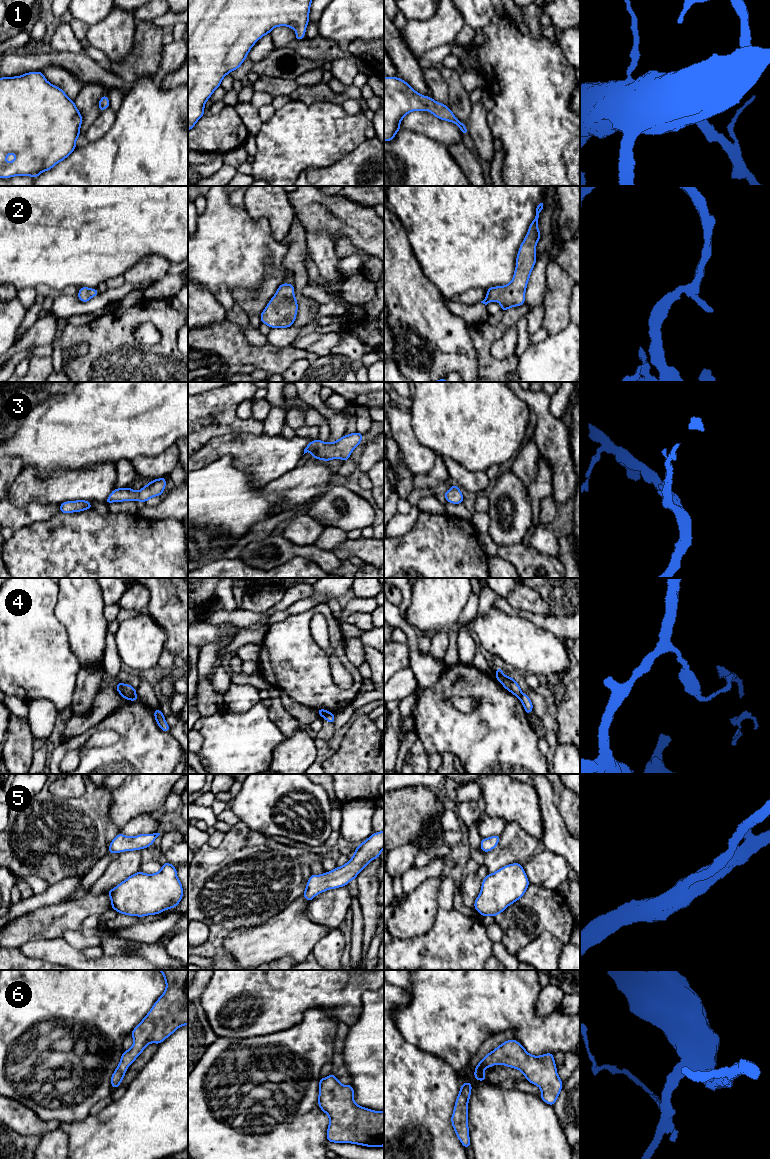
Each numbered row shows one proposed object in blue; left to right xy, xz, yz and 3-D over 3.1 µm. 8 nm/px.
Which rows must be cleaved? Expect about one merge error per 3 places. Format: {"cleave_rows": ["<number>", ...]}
{"cleave_rows": ["4"]}

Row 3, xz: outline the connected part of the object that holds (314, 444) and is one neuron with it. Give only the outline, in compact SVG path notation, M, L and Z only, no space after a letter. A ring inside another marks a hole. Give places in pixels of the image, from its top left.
M356 431L352 434L344 435L332 444L330 442L323 442L319 439L312 440L304 449L304 454L311 452L311 458L324 460L326 462L332 459L347 461L352 451L360 445L362 439L363 434Z

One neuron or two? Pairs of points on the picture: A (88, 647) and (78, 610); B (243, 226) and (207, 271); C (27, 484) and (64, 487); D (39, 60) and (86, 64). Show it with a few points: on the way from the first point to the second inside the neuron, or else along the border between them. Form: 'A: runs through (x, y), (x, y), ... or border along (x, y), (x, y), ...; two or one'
A: runs through (87, 638), (87, 627), (83, 619); one
B: runs through (232, 237), (228, 241), (228, 245), (213, 260); one
C: runs through (36, 487), (55, 487); one
D: runs through (51, 60), (66, 60), (74, 63); one

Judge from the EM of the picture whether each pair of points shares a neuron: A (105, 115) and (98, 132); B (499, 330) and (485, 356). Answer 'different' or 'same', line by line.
A: same
B: same

